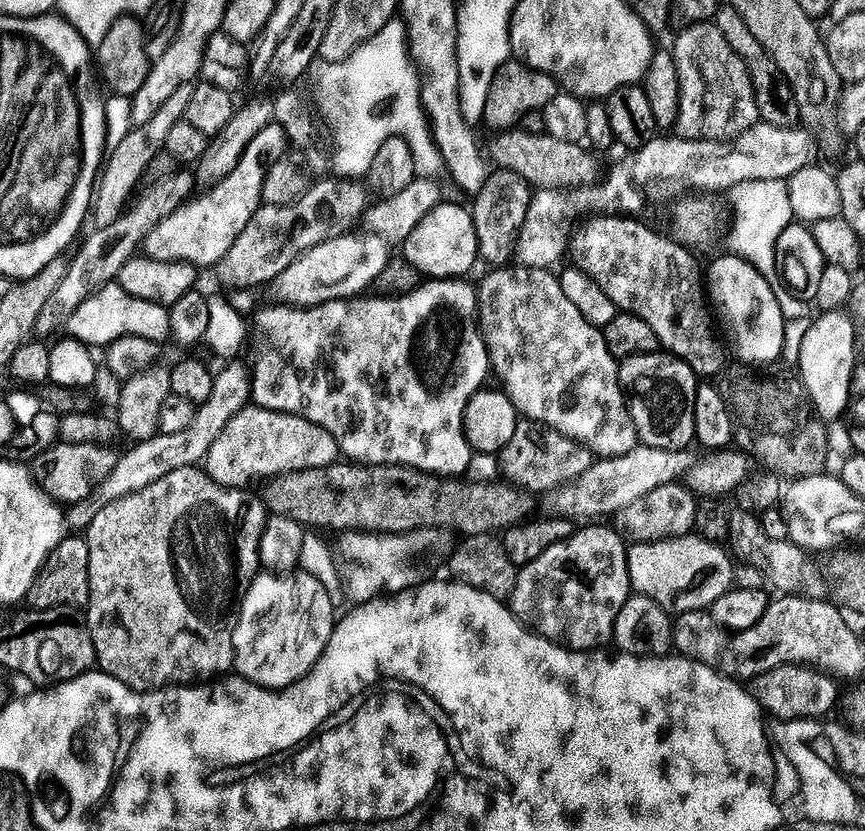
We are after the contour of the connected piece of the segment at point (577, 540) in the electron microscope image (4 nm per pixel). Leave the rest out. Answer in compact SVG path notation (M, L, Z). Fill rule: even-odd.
M592 524L590 528L579 529L575 535L560 542L557 546L552 546L546 550L542 557L537 561L528 563L526 567L519 569L517 584L510 597L510 607L513 613L527 627L534 629L536 634L544 636L547 640L563 641L566 634L570 634L572 641L570 646L573 651L597 651L598 649L607 647L613 641L616 628L616 619L622 610L622 606L632 594L630 575L624 570L620 572L612 572L607 578L604 576L608 570L612 569L614 564L620 563L625 565L628 559L628 551L625 537L621 536L614 530L606 526L598 526L602 524ZM603 604L610 604L610 611L604 611Z

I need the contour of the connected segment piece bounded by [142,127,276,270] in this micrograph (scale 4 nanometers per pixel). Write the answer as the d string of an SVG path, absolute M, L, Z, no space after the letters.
M268 127L245 150L237 168L224 181L209 187L205 196L197 195L188 200L180 209L174 210L168 218L145 238L143 255L150 260L170 262L171 264L193 264L198 270L215 269L231 252L240 235L251 224L264 198L264 177L266 163L276 148L276 131Z

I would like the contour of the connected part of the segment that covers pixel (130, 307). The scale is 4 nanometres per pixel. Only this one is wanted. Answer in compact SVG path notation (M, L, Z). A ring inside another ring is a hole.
M108 282L104 285L105 288L100 288L97 292L95 289L87 299L70 312L67 317L69 318L67 335L71 339L79 340L80 343L87 344L93 349L100 347L103 349L123 336L141 336L157 342L164 342L164 339L168 340L171 337L171 314L165 305L135 300L116 282Z

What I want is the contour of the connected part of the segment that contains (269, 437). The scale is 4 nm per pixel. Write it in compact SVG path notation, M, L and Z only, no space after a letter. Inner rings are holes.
M249 406L229 422L210 446L206 471L215 484L221 484L226 489L244 490L255 480L271 481L291 476L294 472L325 468L337 463L341 456L339 439L321 424L301 416L291 416L288 412L271 412Z

